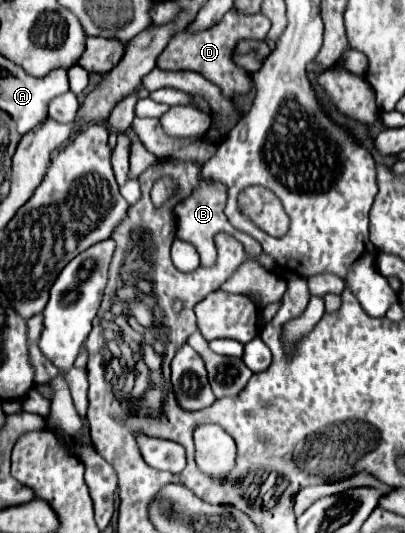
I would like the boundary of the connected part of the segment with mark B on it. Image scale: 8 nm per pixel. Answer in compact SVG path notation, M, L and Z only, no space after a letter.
M198 178L198 186L192 190L190 198L178 202L174 206L174 216L176 216L176 238L184 240L184 242L192 242L192 246L198 250L200 254L200 262L202 266L212 266L216 264L216 246L214 246L214 236L218 232L226 232L230 236L234 236L238 242L242 242L244 252L248 256L260 256L262 254L262 246L250 238L244 232L238 232L228 218L224 216L224 204L226 204L226 188L220 182L208 182L204 178Z

